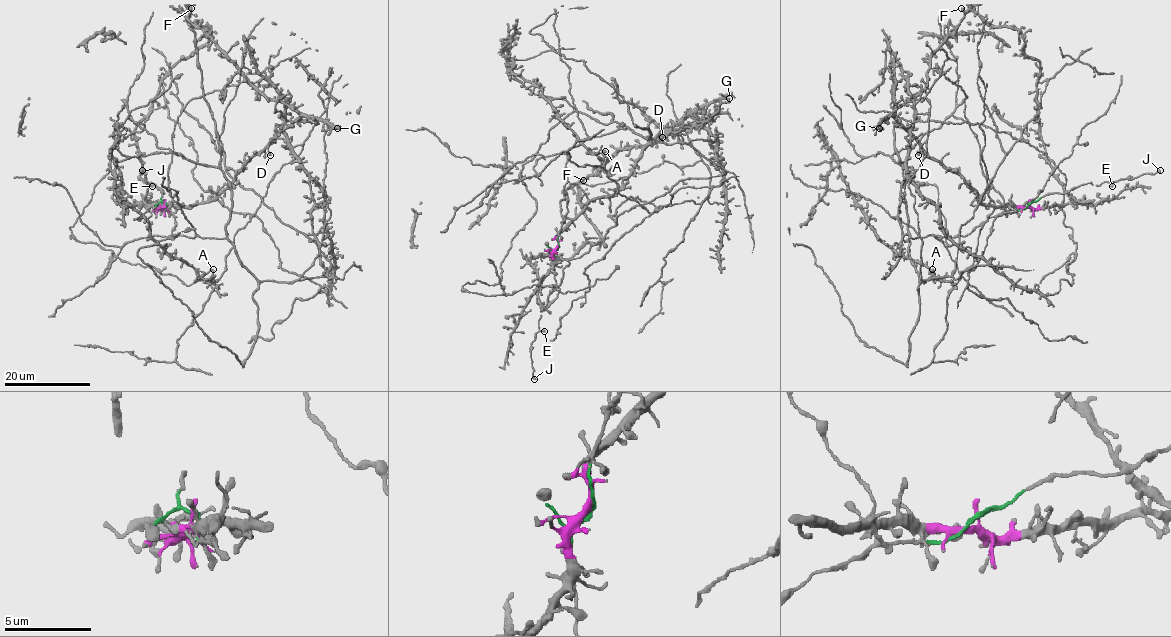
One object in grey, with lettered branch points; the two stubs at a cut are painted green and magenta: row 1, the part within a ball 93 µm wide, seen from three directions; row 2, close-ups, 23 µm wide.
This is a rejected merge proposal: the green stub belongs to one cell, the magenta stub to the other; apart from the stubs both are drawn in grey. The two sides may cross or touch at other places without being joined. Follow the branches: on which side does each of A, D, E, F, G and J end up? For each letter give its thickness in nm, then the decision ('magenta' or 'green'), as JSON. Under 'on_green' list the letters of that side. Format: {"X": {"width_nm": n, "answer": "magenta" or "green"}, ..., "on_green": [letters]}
{"A": {"width_nm": 380, "answer": "green"}, "D": {"width_nm": 280, "answer": "magenta"}, "E": {"width_nm": 280, "answer": "green"}, "F": {"width_nm": 400, "answer": "magenta"}, "G": {"width_nm": 140, "answer": "magenta"}, "J": {"width_nm": 320, "answer": "green"}, "on_green": ["A", "E", "J"]}

